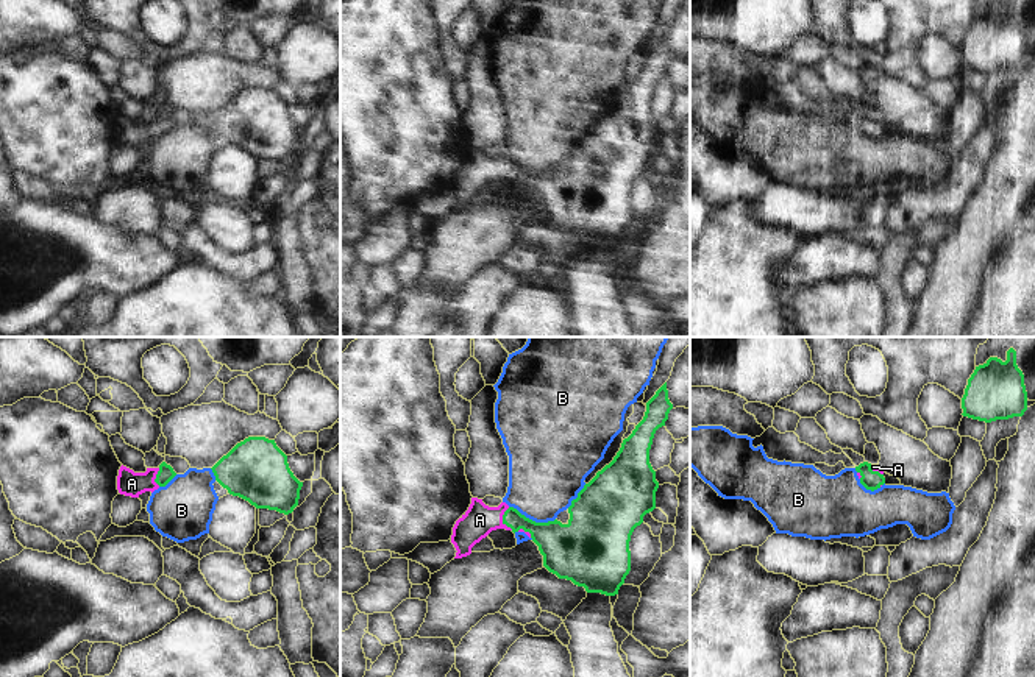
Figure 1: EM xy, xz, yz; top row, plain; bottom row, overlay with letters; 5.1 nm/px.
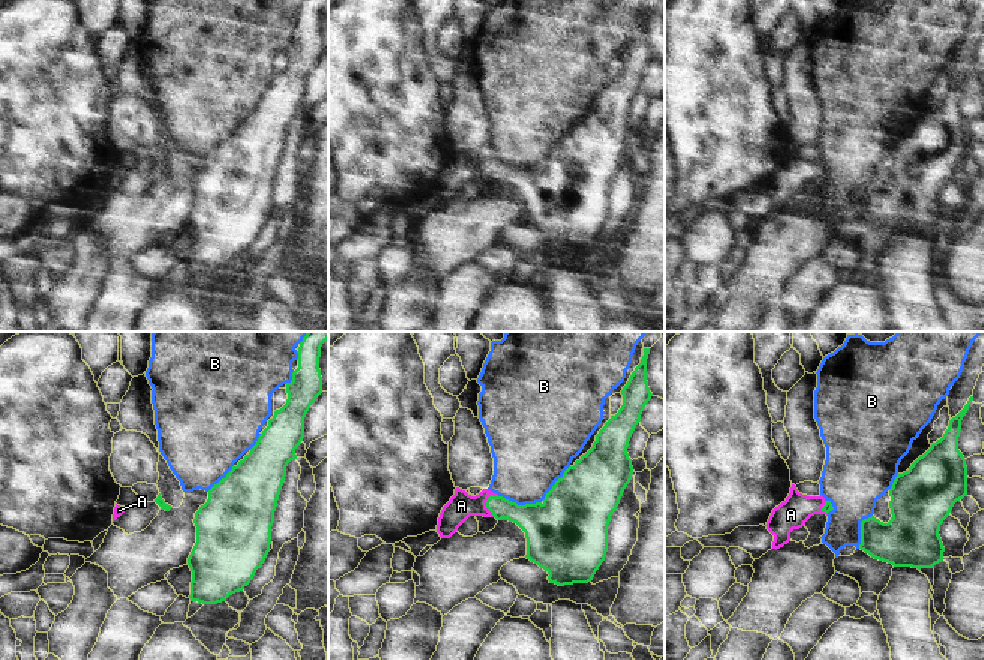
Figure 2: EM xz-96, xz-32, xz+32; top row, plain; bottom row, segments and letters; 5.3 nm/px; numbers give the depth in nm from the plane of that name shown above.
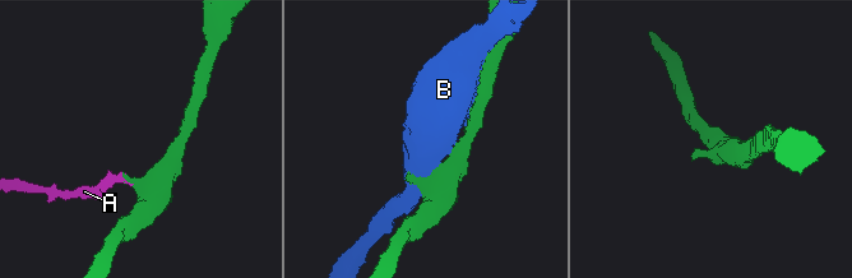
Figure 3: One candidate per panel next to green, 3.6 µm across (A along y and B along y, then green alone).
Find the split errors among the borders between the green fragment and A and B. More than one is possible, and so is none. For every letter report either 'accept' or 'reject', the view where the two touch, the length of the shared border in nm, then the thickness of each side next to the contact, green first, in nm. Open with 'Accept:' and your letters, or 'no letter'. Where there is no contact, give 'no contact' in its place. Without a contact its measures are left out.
Accept: A
A: accept; meets green in xz; contact 120 nm long; 150 nm thick on the green side, 170 nm on the other
B: reject; meets green in xz; contact 260 nm long; 280 nm thick on the green side, 380 nm on the other

